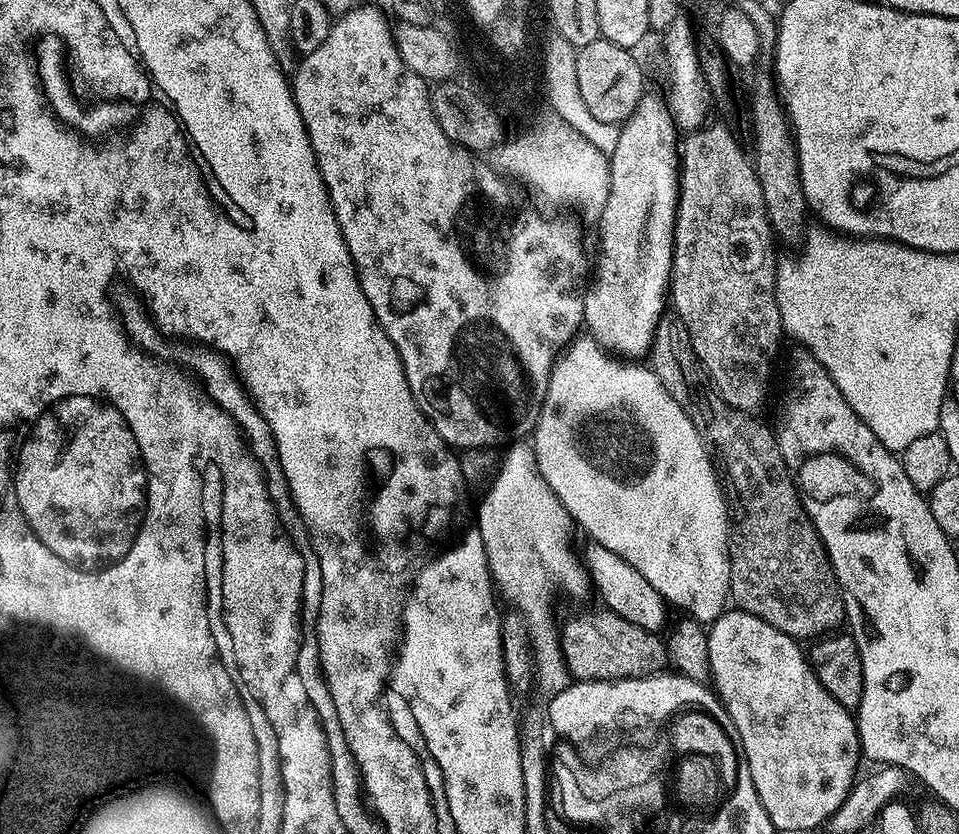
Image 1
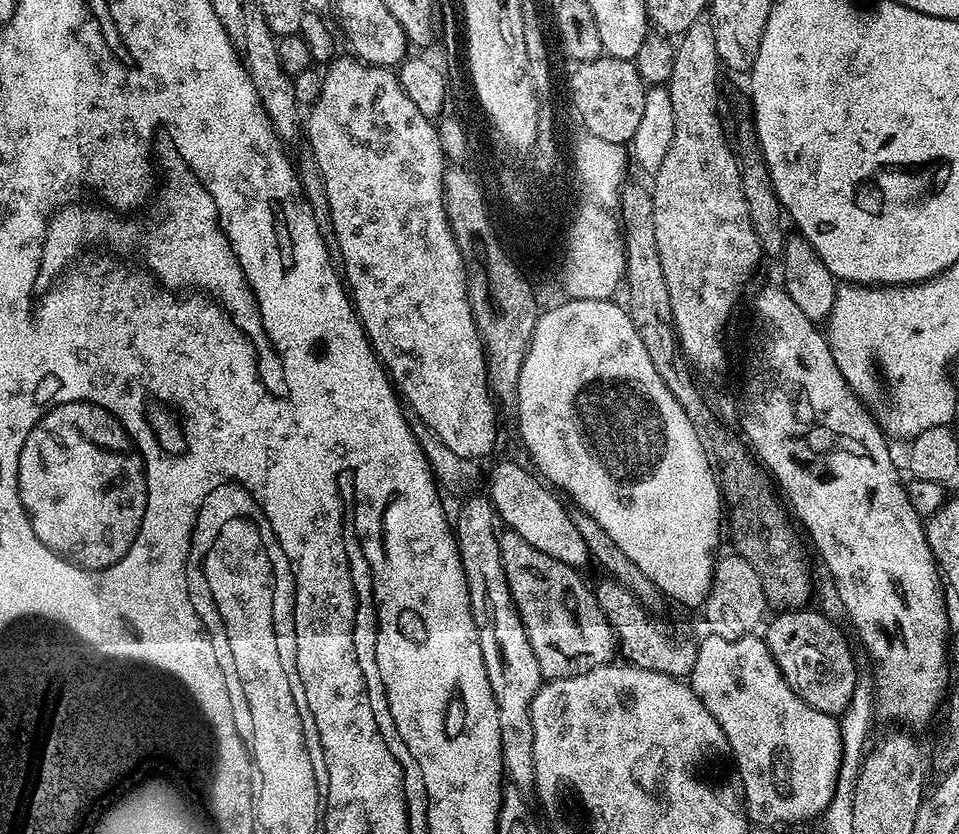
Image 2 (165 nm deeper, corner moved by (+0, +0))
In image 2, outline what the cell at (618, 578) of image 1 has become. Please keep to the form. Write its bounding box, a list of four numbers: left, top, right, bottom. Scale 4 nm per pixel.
[486,460,590,569]

